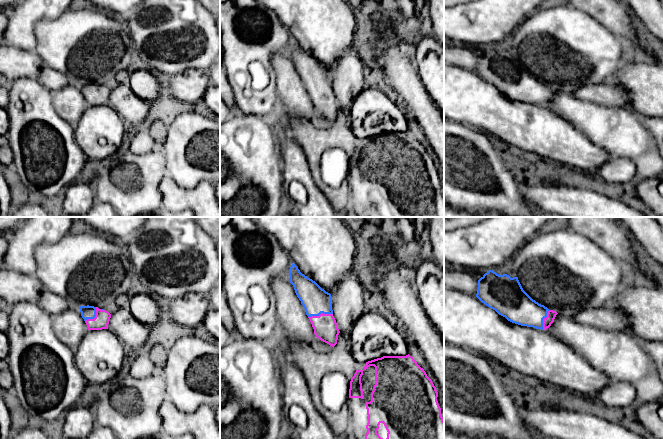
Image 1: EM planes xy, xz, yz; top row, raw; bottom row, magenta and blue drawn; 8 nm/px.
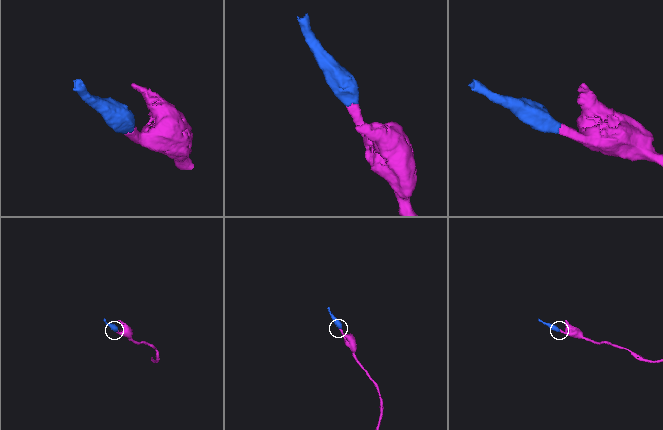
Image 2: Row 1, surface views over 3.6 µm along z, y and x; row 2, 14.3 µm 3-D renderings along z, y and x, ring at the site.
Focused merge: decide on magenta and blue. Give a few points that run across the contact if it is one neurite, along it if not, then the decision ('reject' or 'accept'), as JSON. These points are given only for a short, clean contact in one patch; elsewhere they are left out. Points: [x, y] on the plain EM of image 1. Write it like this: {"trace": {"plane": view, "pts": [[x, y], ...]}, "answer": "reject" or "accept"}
{"trace": {"plane": "xz", "pts": [[325, 103], [321, 89], [315, 76]]}, "answer": "accept"}

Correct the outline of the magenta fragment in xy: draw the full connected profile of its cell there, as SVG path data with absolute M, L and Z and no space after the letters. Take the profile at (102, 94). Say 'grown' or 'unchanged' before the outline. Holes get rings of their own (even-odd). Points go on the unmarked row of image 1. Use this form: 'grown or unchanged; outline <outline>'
grown; outline M79 82L81 92L84 95L88 106L108 105L111 90L94 82Z

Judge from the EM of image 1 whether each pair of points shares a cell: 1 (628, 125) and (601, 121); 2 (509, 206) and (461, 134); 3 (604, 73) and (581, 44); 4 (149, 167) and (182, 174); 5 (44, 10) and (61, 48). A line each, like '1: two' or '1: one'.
1: one
2: one
3: one
4: two
5: two

